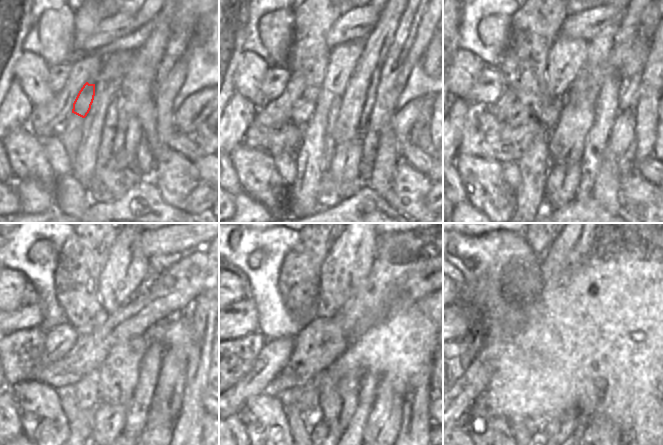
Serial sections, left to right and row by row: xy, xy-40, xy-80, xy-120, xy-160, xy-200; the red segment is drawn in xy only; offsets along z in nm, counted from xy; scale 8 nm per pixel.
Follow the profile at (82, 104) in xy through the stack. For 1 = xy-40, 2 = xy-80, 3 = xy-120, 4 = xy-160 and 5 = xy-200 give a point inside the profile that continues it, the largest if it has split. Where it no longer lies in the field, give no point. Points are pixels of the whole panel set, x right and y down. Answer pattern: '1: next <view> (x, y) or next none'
1: next xy-40 (302, 110)
2: next xy-80 (514, 115)
3: next xy-120 (60, 340)
4: next xy-160 (275, 354)
5: next xy-200 (472, 384)

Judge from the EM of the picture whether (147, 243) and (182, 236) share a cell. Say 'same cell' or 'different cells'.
same cell

